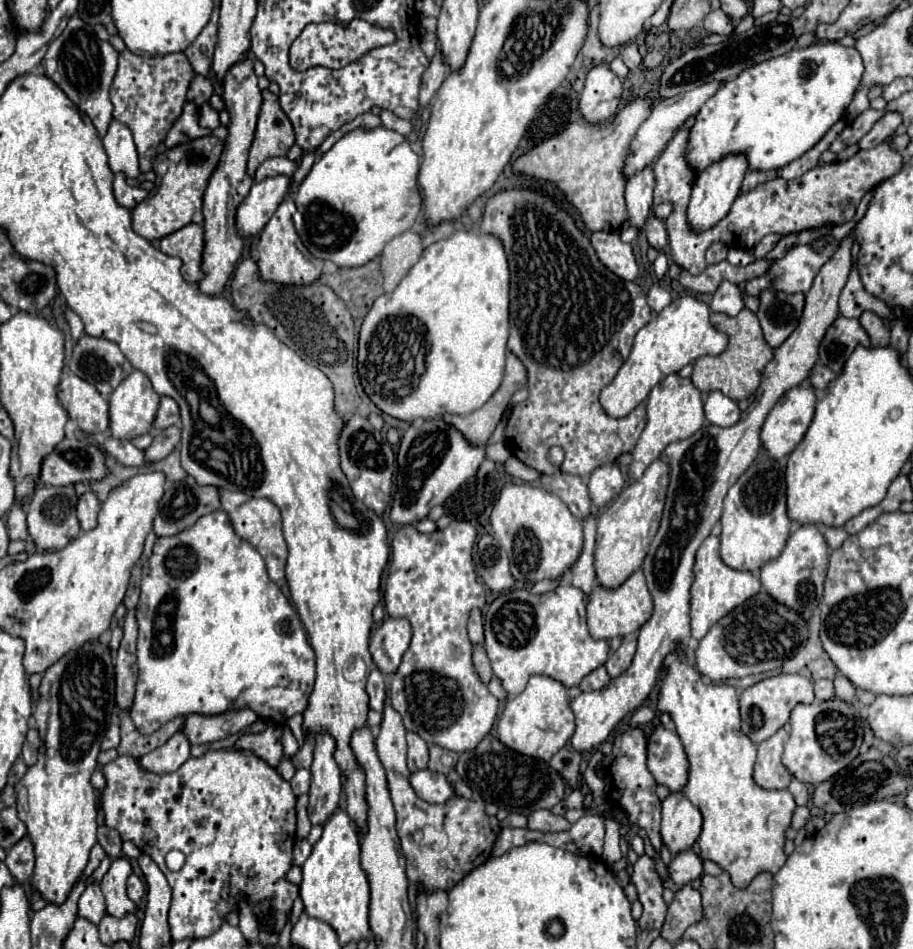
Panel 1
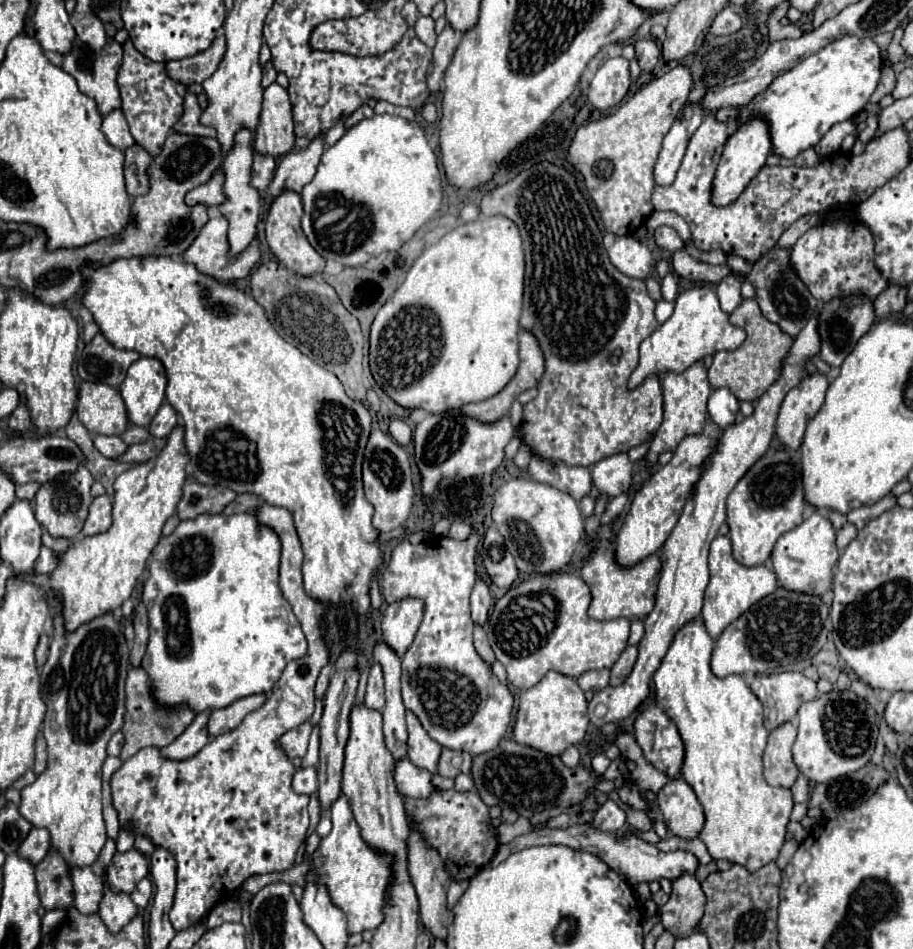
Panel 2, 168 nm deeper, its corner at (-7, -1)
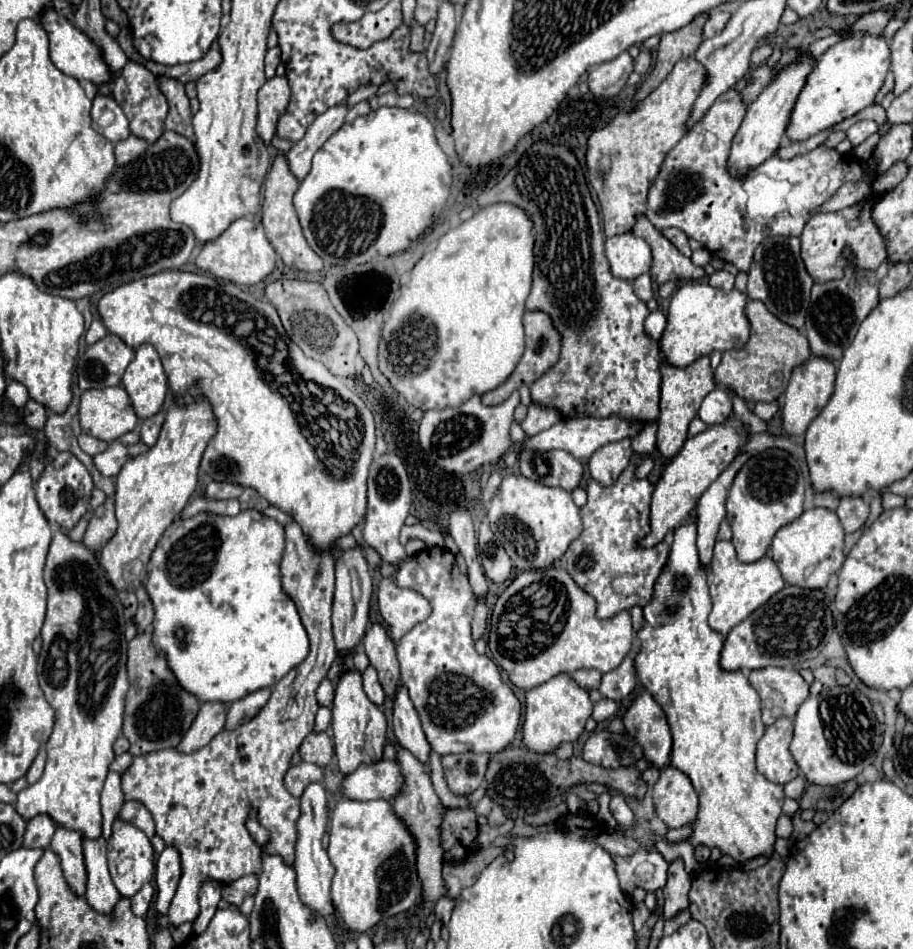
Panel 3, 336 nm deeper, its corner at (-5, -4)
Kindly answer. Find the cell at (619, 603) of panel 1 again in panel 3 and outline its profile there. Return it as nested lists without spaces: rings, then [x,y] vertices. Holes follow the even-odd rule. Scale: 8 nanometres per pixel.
[[[633,463],[609,487],[597,483],[591,477],[587,479],[589,499],[581,507],[583,531],[567,547],[563,555],[563,567],[583,591],[595,597],[599,619],[609,619],[621,611],[629,611],[633,605],[643,607],[653,595],[655,579],[665,567],[669,557],[669,545],[665,541],[649,549],[639,545],[639,541],[649,533],[651,493],[653,485],[649,479],[635,477]]]

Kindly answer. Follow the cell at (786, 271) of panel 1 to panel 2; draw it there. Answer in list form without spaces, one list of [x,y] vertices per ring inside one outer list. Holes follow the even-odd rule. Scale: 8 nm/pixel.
[[[851,220],[847,224],[825,222],[807,230],[791,248],[789,260],[795,274],[803,280],[803,284],[819,302],[845,298],[851,294],[863,294],[869,300],[875,300],[887,288],[887,282],[873,262],[873,236],[869,228],[857,220]]]

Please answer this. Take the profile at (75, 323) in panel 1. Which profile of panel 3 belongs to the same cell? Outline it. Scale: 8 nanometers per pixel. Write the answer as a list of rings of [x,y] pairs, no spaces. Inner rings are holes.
[[[95,319],[95,321],[91,323],[87,335],[85,335],[85,341],[87,341],[87,345],[93,345],[93,343],[97,343],[99,339],[103,339],[103,337],[107,337],[107,335],[109,335],[107,327],[105,327],[101,321]]]

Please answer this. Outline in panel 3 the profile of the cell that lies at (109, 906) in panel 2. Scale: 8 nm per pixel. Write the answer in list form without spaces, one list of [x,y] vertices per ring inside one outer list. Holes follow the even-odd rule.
[[[83,839],[83,857],[87,869],[85,897],[99,913],[111,913],[113,905],[121,899],[107,869],[107,839]]]

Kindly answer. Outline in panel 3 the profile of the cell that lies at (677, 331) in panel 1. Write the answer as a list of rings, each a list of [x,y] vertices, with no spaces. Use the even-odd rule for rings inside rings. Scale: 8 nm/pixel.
[[[691,281],[685,283],[671,299],[667,313],[667,327],[661,339],[661,349],[665,359],[675,367],[687,367],[695,359],[709,355],[711,351],[727,351],[741,349],[749,339],[749,319],[745,315],[747,295],[731,289],[725,293],[723,289],[711,287],[709,283]]]

